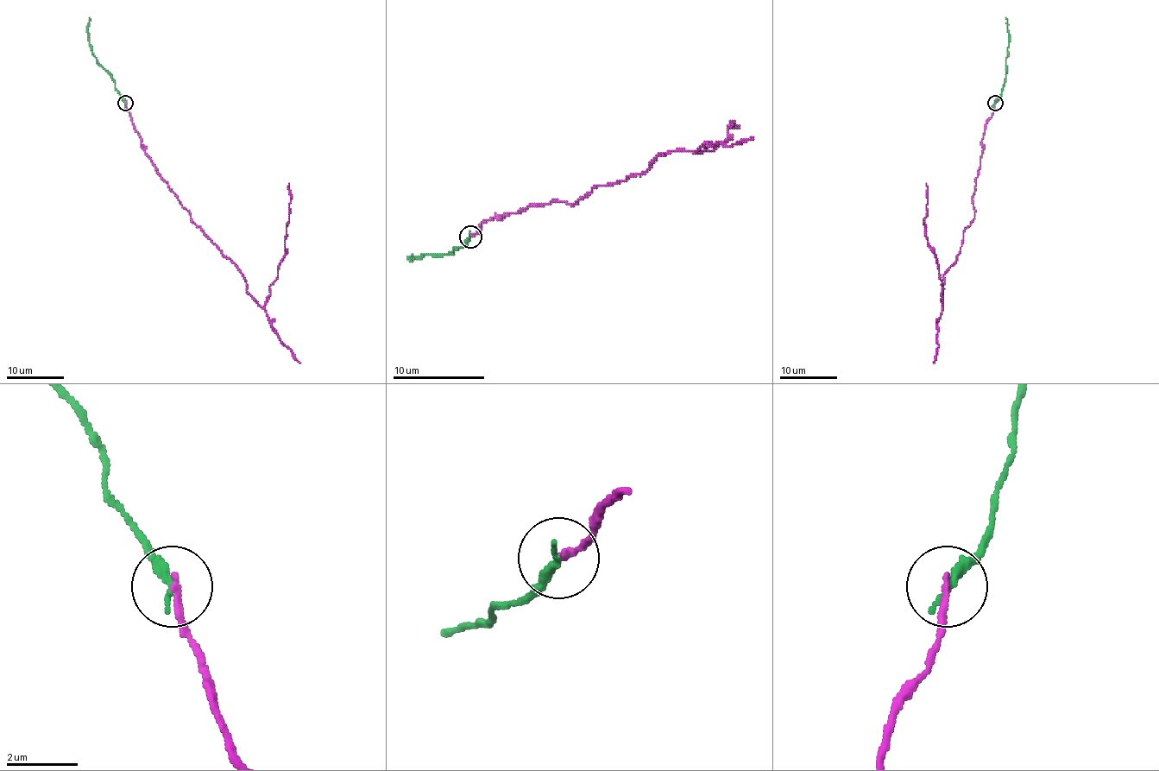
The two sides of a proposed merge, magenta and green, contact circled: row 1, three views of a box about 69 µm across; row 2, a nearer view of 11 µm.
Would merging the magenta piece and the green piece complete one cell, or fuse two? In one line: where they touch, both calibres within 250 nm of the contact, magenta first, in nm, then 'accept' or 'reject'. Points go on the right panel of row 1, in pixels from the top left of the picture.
place (995, 103); calibres 190 and 280 nm; accept

